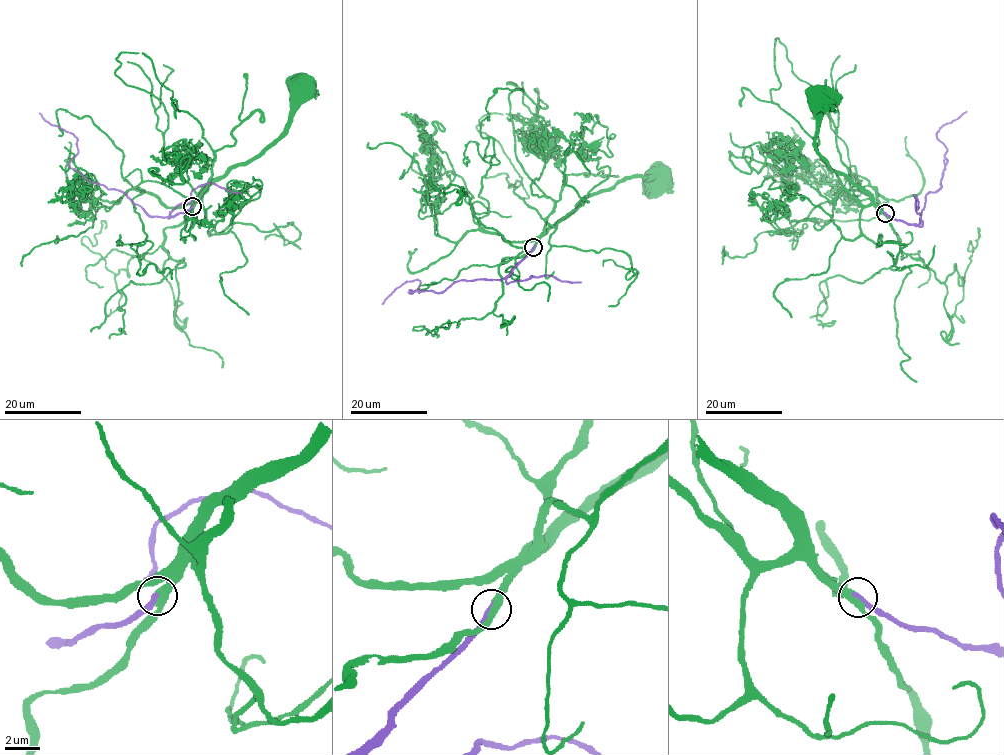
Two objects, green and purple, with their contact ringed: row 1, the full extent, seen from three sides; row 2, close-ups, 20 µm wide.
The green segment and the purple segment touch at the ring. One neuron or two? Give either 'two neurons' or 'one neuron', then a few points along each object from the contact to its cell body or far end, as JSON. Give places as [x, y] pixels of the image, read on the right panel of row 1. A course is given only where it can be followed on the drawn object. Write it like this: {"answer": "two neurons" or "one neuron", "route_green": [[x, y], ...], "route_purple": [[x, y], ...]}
{"answer": "one neuron", "route_green": [[884, 213], [876, 207], [874, 199], [830, 168], [828, 162], [816, 150], [815, 140], [820, 110], [826, 101]], "route_purple": [[884, 213], [919, 224], [926, 196], [941, 186], [946, 162], [947, 150], [936, 133], [966, 111]]}

